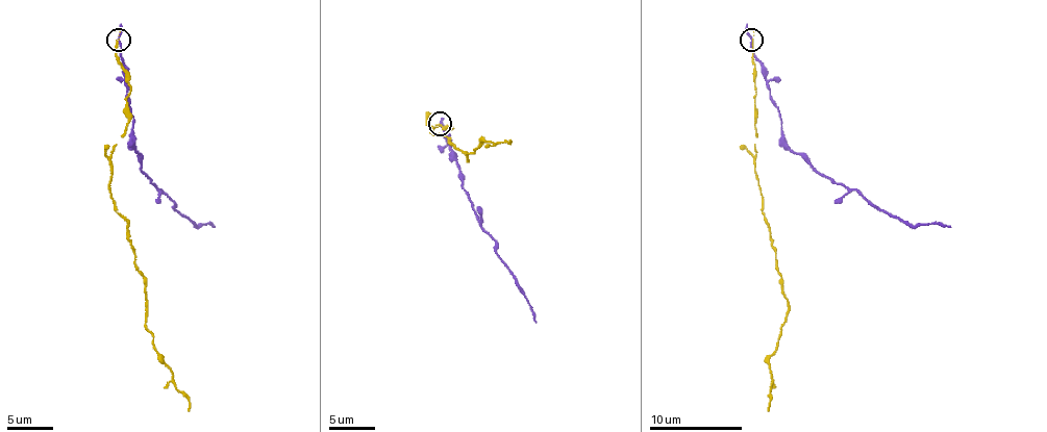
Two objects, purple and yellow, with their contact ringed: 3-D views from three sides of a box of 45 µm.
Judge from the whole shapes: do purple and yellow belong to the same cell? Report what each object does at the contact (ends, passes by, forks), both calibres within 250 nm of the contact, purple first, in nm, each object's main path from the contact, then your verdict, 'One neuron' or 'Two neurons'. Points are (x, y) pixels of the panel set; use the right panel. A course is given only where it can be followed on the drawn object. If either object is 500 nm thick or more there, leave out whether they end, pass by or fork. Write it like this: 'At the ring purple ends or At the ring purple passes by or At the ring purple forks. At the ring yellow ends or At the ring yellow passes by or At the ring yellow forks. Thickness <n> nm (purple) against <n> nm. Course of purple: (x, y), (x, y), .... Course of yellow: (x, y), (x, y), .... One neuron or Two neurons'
At the ring purple passes by. At the ring yellow ends. Thickness 170 nm (purple) against 150 nm. Course of purple: (750, 39), (769, 99), (778, 110), (780, 138), (795, 152), (854, 189), (869, 203), (908, 224), (949, 226). Course of yellow: (753, 39), (755, 178), (788, 316), (769, 358), (767, 411). Two neurons

